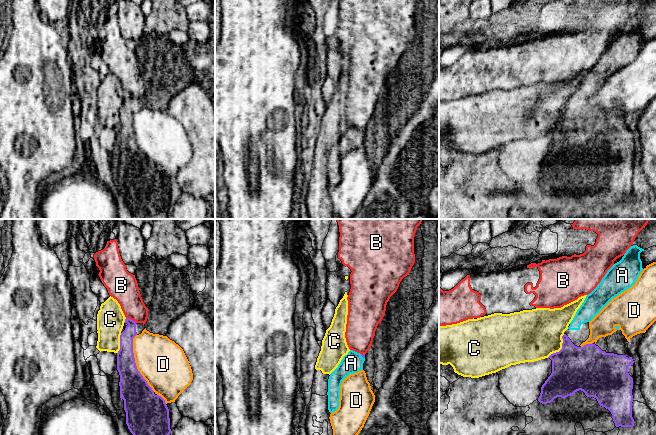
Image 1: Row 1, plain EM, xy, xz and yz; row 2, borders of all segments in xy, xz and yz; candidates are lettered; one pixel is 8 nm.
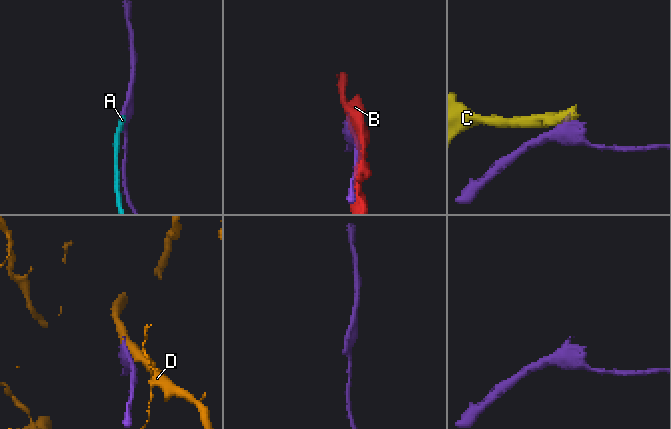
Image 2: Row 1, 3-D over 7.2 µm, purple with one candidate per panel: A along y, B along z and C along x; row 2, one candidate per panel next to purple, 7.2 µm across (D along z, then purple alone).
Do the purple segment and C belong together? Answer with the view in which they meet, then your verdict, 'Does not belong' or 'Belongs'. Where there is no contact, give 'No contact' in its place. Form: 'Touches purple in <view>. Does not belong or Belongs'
Touches purple in yz. Does not belong

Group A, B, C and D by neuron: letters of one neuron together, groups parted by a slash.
A / B / C / D

